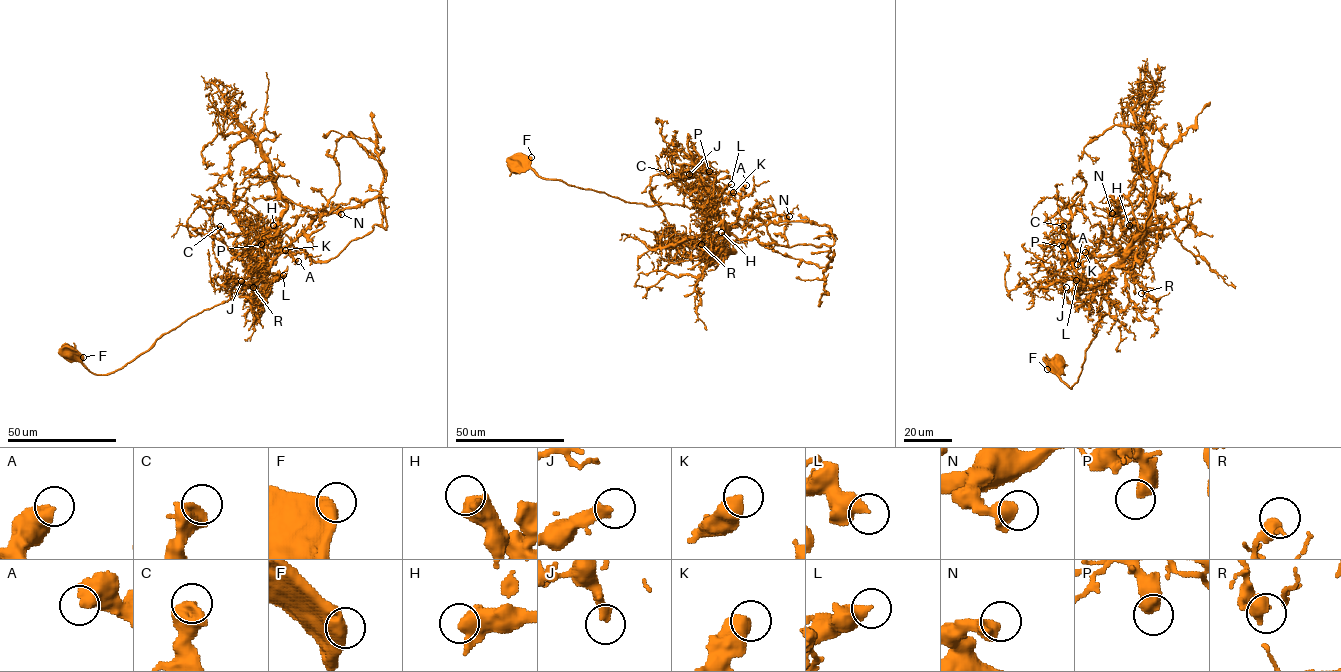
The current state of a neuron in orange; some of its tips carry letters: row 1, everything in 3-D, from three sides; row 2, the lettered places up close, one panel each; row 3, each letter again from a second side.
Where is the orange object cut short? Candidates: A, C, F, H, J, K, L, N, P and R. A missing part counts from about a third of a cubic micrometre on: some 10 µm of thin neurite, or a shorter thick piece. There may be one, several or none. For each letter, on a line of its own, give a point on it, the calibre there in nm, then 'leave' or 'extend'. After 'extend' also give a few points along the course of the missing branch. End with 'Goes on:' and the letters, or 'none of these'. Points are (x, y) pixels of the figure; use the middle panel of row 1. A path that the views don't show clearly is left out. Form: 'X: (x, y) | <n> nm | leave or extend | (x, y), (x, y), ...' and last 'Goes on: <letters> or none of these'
A: (746, 185) | 550 nm | leave
C: (668, 171) | 460 nm | leave
F: (531, 157) | 750 nm | leave
H: (721, 232) | 480 nm | leave
J: (689, 174) | 360 nm | leave
K: (733, 192) | 500 nm | extend | (733, 192), (738, 180), (745, 177), (747, 180)
L: (731, 184) | 500 nm | leave
N: (789, 216) | 600 nm | leave
P: (709, 171) | 500 nm | leave
R: (701, 244) | 550 nm | leave
Goes on: K

